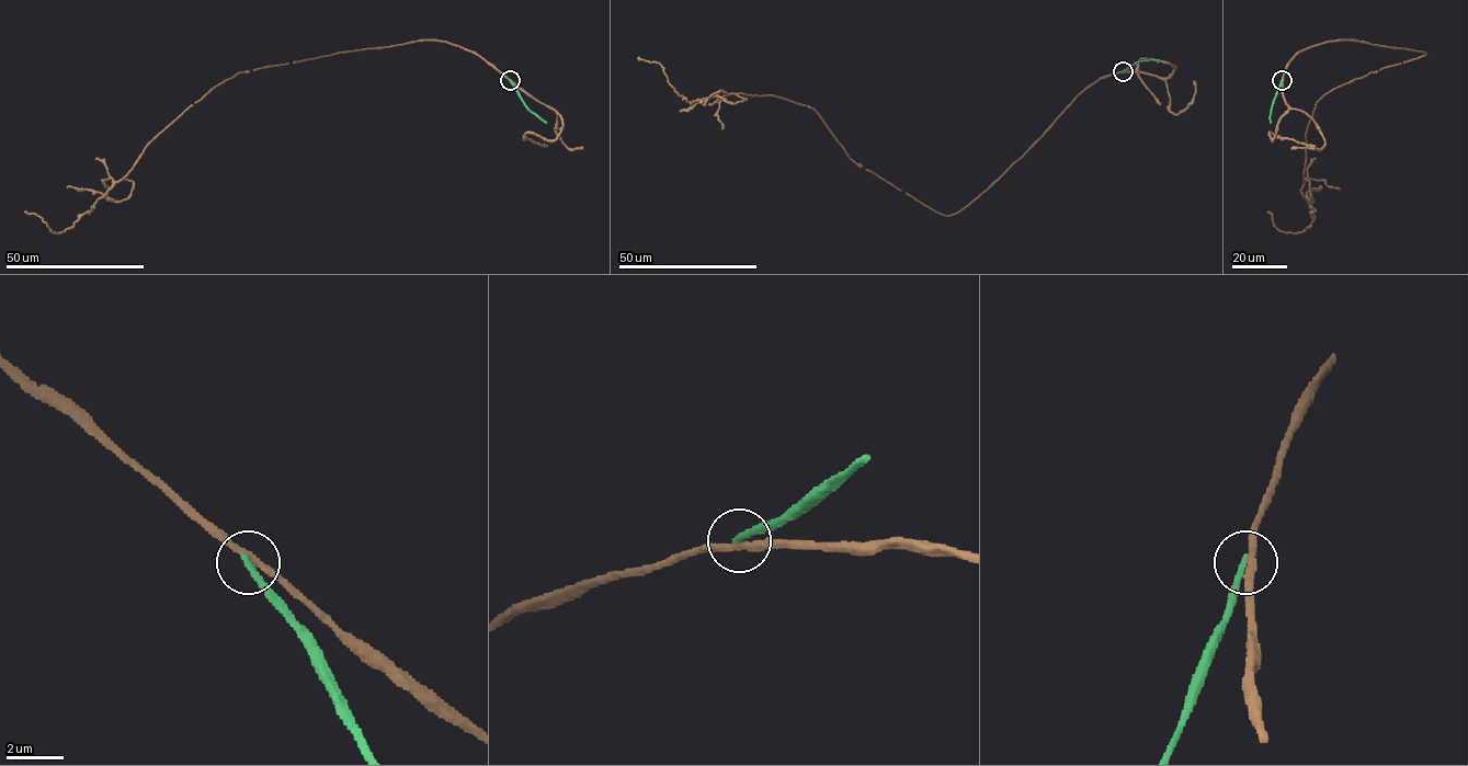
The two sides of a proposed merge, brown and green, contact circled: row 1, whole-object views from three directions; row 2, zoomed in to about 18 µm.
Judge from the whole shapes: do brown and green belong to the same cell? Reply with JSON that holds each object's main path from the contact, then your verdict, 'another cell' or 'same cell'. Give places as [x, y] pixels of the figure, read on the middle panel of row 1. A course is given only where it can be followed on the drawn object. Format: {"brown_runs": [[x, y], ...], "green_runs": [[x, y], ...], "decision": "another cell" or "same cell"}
{"brown_runs": [[1123, 71], [1085, 88], [945, 216], [857, 166], [807, 105], [721, 91], [692, 103], [637, 58]], "green_runs": [[1123, 71], [1138, 61], [1159, 59]], "decision": "another cell"}

